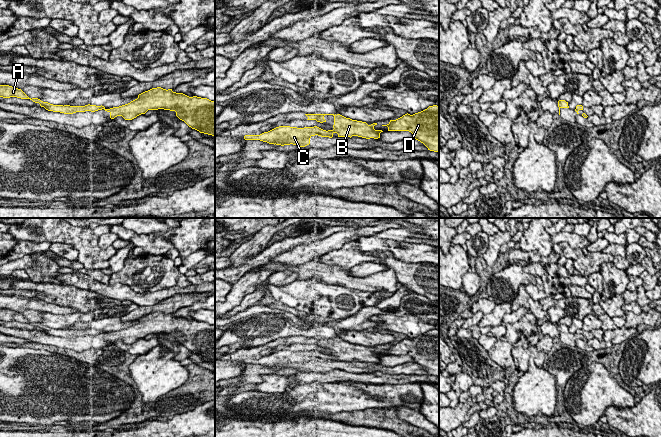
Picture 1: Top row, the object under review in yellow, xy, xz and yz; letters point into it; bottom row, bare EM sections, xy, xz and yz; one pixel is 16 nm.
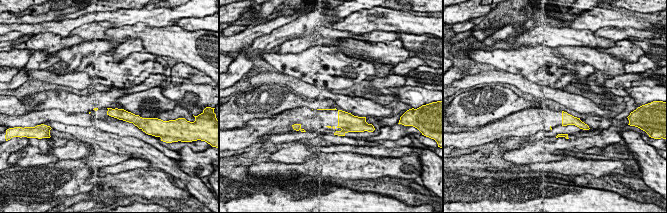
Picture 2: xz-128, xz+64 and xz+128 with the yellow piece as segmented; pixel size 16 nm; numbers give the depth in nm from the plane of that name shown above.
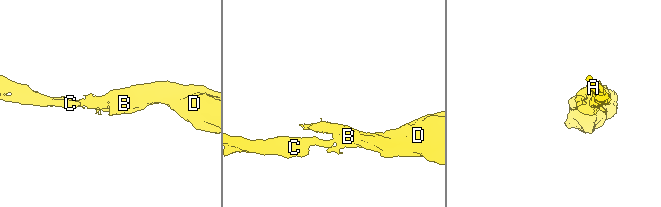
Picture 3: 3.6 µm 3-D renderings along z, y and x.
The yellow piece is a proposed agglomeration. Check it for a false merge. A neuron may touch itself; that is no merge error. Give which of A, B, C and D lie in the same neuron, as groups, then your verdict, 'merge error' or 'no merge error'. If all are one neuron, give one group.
A C / B D | merge error

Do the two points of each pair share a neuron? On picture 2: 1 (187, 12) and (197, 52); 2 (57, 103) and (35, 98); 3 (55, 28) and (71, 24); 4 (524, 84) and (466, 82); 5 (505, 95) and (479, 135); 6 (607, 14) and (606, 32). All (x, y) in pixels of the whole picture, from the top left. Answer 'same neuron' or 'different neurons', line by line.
1: different neurons
2: same neuron
3: same neuron
4: same neuron
5: different neurons
6: different neurons

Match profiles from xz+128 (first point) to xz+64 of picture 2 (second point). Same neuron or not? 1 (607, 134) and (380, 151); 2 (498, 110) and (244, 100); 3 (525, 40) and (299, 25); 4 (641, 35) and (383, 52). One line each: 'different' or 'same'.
1: different
2: same
3: different
4: different

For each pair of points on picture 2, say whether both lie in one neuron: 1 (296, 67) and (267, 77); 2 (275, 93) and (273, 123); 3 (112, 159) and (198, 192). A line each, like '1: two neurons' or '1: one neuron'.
1: two neurons
2: two neurons
3: two neurons

